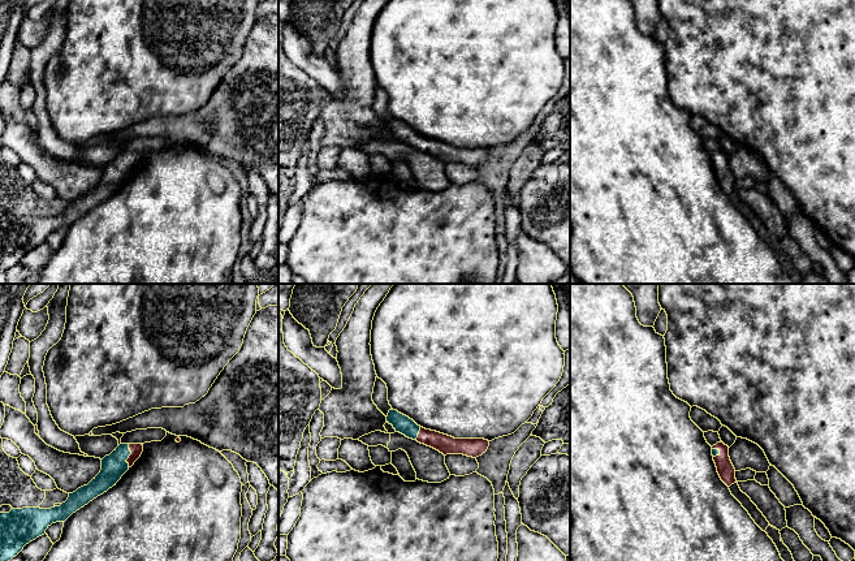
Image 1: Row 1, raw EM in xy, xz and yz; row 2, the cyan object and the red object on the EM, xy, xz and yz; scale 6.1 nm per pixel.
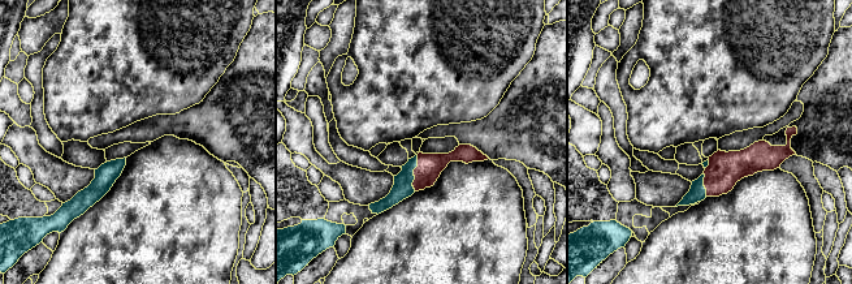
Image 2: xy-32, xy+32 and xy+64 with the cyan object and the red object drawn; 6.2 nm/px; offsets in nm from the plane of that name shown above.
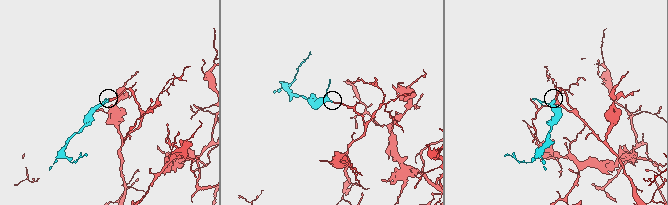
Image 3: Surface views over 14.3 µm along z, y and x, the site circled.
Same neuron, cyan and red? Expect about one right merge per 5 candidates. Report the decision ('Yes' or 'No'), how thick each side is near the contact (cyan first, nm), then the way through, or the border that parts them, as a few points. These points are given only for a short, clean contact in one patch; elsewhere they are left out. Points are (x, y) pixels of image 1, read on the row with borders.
Yes. Thickness 160 nm (cyan) against 70 nm. Path across: xy (113, 466), (129, 454), (135, 449)

